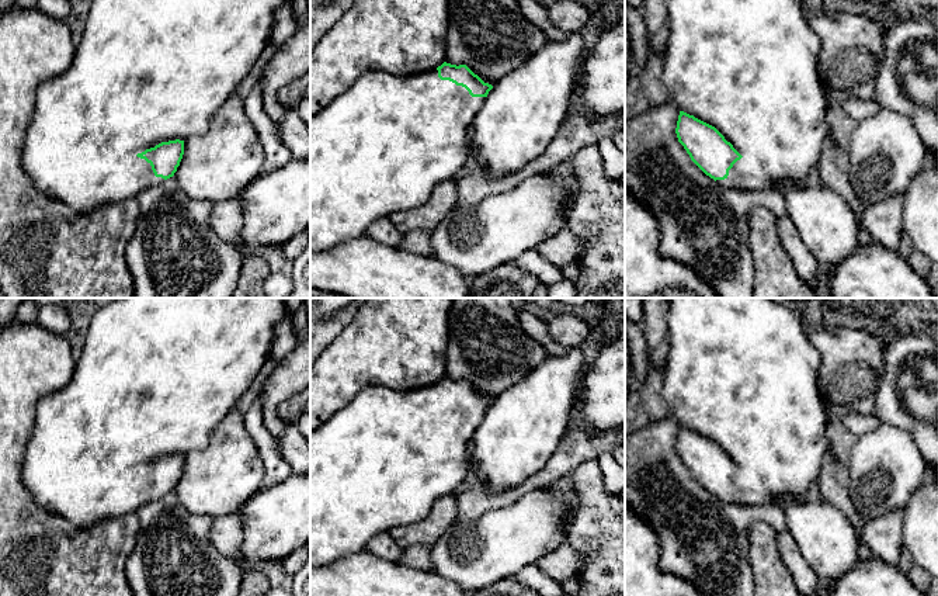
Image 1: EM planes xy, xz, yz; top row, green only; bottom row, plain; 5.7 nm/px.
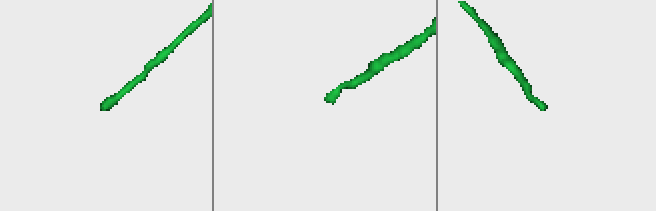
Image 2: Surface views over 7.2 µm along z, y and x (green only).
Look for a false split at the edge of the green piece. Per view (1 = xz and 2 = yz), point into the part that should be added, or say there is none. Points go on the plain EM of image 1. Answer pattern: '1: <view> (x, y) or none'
1: xz (381, 461)
2: yz (740, 371)

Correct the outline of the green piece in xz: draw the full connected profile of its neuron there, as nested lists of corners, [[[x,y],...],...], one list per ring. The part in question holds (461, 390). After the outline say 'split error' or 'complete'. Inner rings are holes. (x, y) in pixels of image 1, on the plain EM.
[[[447,377],[434,385],[409,391],[366,387],[312,430],[310,568],[364,551],[374,536],[425,519],[438,498],[454,495],[470,475],[470,440],[491,403],[466,380]]]; split error

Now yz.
[[[668,298],[666,320],[668,351],[664,361],[663,398],[680,423],[675,448],[691,475],[725,503],[755,507],[774,506],[781,499],[805,498],[817,482],[823,458],[830,447],[826,433],[830,419],[819,395],[819,353],[810,344],[800,320],[772,298]]]; split error

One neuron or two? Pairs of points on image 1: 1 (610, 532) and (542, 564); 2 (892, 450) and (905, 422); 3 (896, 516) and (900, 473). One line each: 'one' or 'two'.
1: two
2: two
3: two

